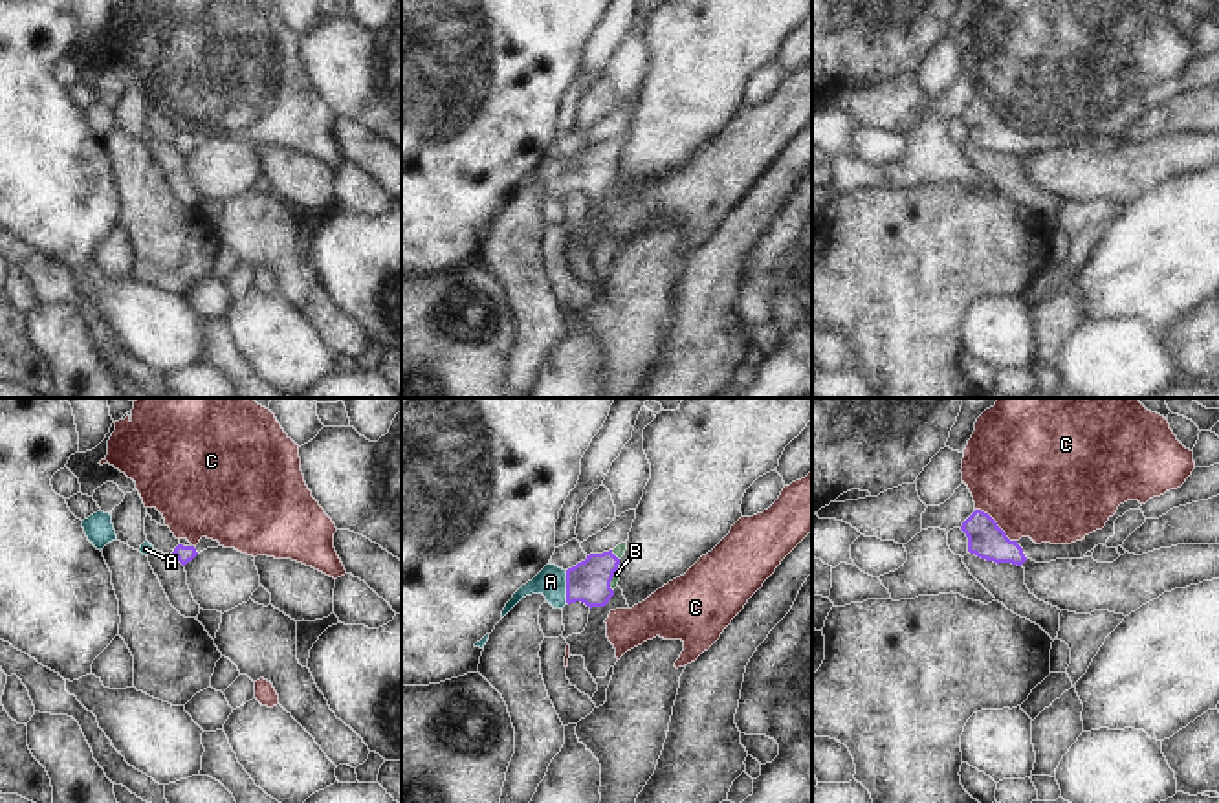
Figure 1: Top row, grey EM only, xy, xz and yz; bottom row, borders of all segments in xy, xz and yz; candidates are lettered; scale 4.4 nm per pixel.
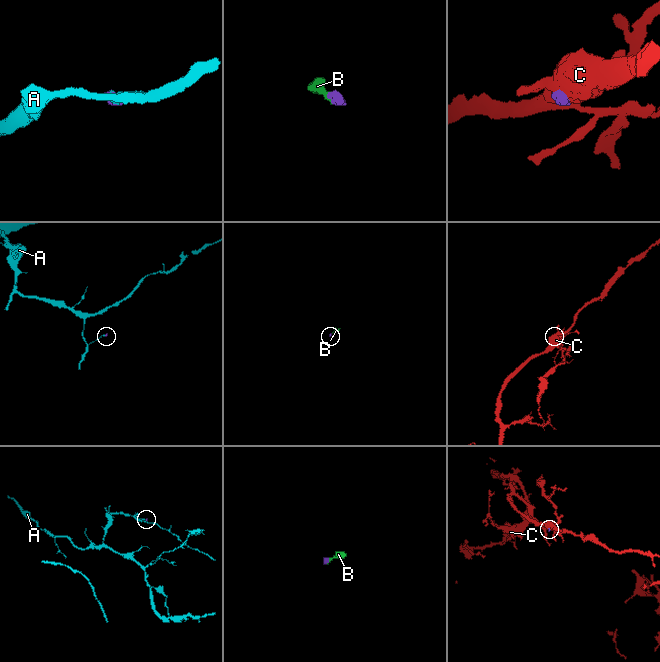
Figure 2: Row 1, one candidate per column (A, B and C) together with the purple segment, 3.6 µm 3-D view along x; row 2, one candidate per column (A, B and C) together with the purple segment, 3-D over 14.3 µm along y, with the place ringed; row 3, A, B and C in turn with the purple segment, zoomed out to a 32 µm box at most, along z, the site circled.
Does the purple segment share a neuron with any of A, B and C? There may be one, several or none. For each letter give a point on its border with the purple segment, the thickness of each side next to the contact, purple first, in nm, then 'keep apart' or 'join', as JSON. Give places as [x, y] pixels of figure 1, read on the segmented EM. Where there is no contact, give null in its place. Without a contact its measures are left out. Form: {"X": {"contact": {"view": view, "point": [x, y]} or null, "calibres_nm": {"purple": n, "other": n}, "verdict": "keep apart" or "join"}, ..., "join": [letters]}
{"A": {"contact": {"view": "xz", "point": [567, 587]}, "calibres_nm": {"purple": 190, "other": 140}, "verdict": "join"}, "B": {"contact": {"view": "xz", "point": [613, 576]}, "calibres_nm": {"purple": 190, "other": 30}, "verdict": "join"}, "C": {"contact": {"view": "yz", "point": [996, 525]}, "calibres_nm": {"purple": 160, "other": 480}, "verdict": "keep apart"}, "join": ["A", "B"]}

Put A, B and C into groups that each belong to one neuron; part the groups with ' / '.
A B / C

